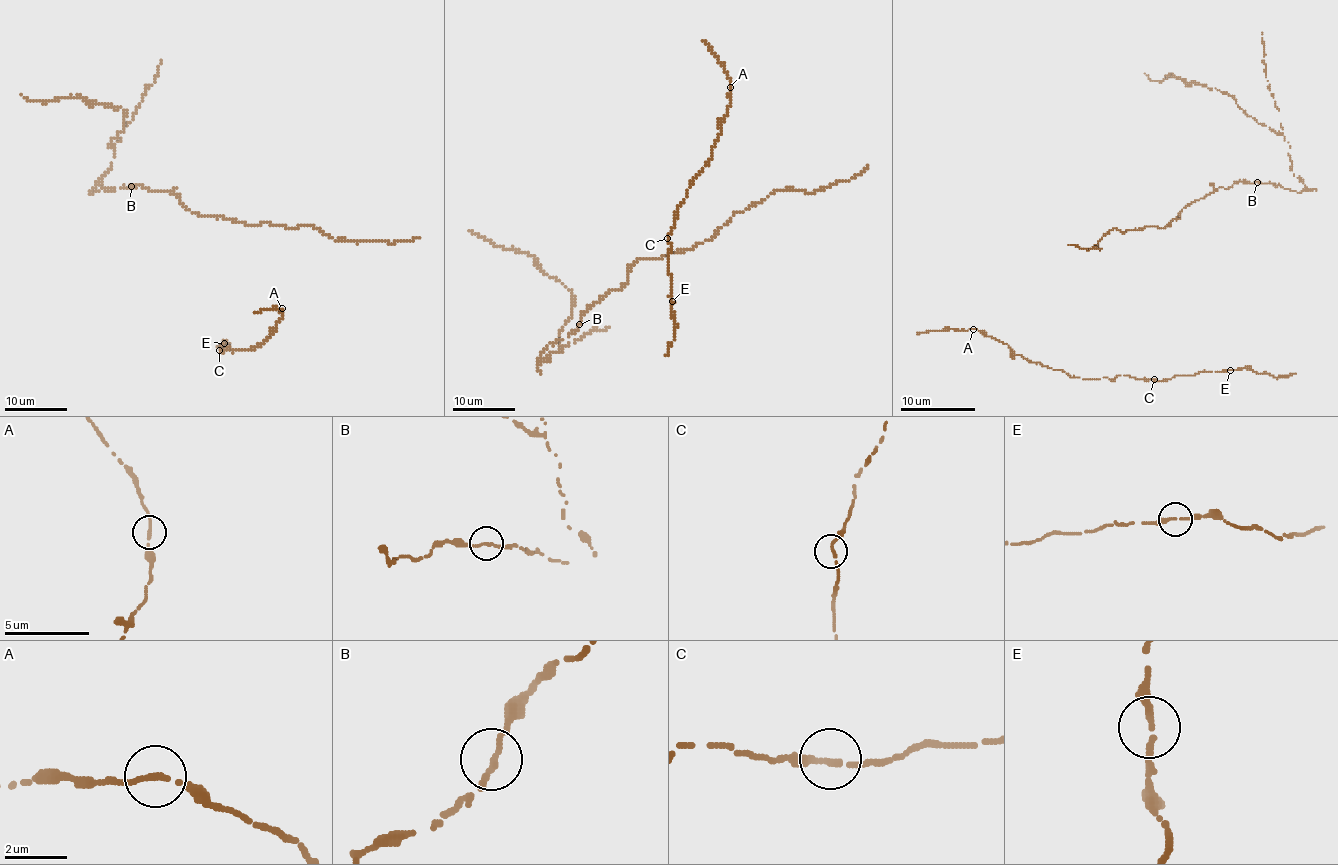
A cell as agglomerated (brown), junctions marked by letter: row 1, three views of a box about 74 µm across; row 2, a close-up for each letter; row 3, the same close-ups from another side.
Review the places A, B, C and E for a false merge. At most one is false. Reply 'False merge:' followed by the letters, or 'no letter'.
False merge: no letter

